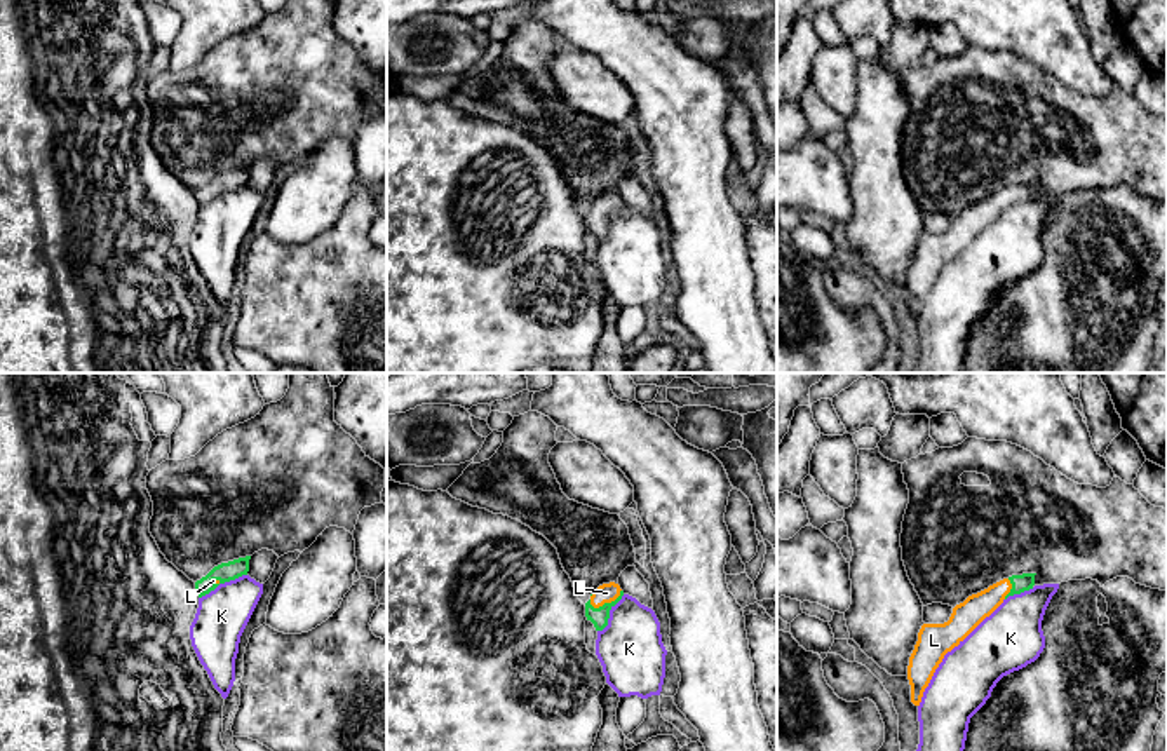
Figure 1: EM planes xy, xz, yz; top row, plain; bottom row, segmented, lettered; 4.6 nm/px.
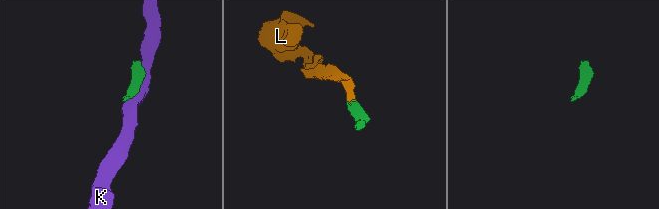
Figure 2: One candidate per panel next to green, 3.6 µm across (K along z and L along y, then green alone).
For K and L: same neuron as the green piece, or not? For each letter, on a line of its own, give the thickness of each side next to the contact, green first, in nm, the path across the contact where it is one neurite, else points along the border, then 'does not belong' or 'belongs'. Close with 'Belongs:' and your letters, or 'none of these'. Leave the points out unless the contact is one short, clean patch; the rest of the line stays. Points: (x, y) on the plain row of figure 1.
K: 90 nm thick on the green side, 240 nm on the other; does not belong
L: 80 nm thick on the green side, 90 nm on the other; runs through xz (600, 225), (607, 213), (607, 202); belongs
Belongs: L

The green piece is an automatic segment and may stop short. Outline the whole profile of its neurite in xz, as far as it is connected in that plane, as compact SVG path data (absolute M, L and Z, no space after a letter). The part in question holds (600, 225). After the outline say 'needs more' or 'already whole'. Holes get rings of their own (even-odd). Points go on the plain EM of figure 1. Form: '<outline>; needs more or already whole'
M610 192L599 195L590 209L585 213L585 227L596 237L596 240L603 240L608 235L610 220L622 209L624 200L618 193Z; needs more

